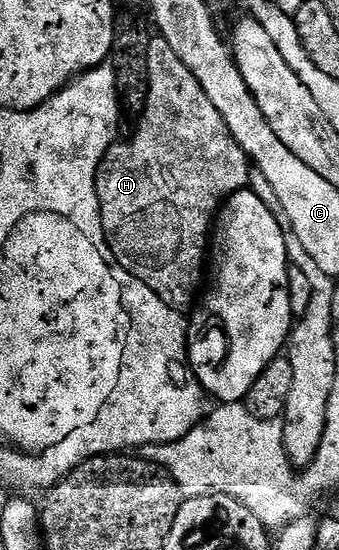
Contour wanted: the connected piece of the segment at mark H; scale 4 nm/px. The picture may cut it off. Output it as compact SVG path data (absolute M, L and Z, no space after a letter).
M160 36L150 37L149 51L147 52L147 72L149 73L149 95L145 101L145 112L140 115L138 121L141 123L138 124L137 131L133 134L133 142L125 143L124 140L114 142L113 147L109 149L107 156L102 160L97 173L99 212L103 220L105 239L117 263L127 272L131 272L131 276L138 282L142 282L144 286L156 292L174 310L184 311L185 306L190 305L189 307L192 307L194 305L193 297L196 296L197 289L199 289L198 294L202 289L201 273L204 272L205 266L207 270L207 255L211 250L211 231L215 226L217 212L225 205L225 201L232 194L249 186L251 163L243 152L243 148L239 148L239 144L235 144L223 116L219 116L219 108L215 108L215 104L211 104L211 100L207 98L207 92L203 92L199 80L195 80L195 76L191 76L191 68L187 68L187 64L183 64L183 60L179 60L178 54L171 48L171 44L167 44L165 38Z

